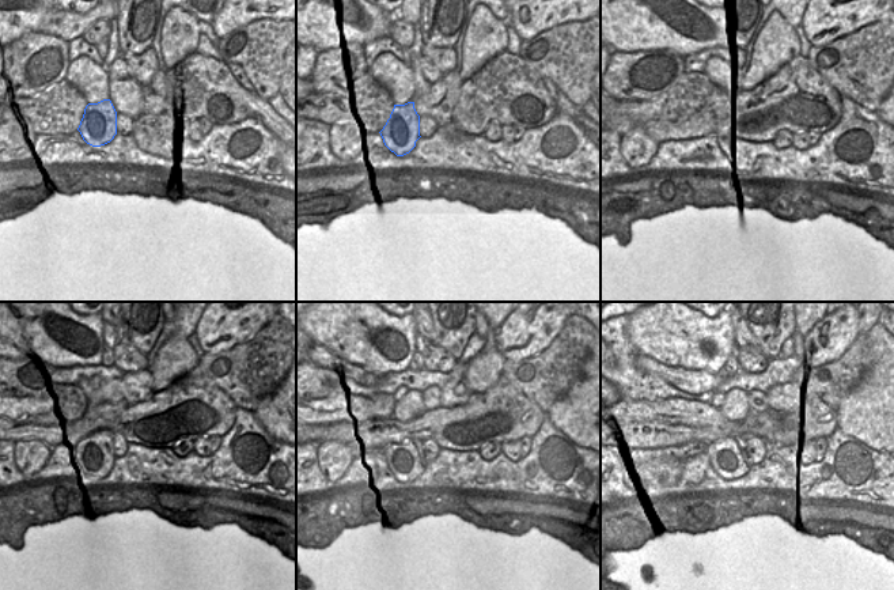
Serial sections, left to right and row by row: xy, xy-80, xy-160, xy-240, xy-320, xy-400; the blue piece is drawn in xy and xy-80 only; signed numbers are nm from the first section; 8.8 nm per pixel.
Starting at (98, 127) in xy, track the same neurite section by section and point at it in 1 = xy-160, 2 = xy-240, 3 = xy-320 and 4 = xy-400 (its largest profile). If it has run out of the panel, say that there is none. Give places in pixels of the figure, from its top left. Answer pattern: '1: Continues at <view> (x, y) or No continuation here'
1: Continues at xy-160 (711, 142)
2: Continues at xy-240 (97, 453)
3: Continues at xy-320 (405, 460)
4: Continues at xy-400 (726, 456)

